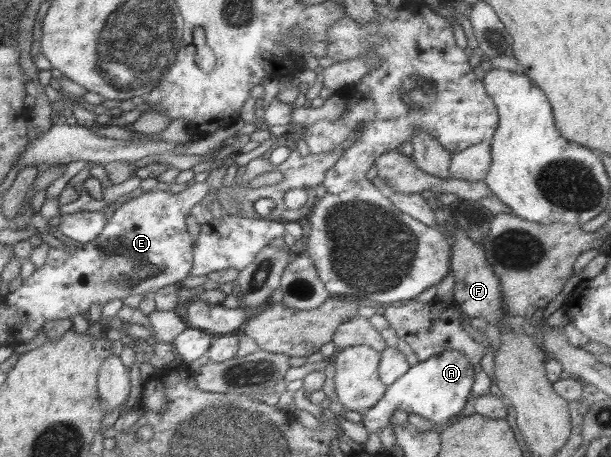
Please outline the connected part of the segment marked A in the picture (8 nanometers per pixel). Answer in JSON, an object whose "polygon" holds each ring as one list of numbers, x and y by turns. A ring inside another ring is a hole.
{"polygon":[[446,350,434,354,426,361,409,366,407,373,388,386,378,404,363,414,364,421,361,424,368,433,378,433,380,429,391,424,394,411,406,411,408,415,416,413,424,419,430,419,440,431,450,424,452,417,458,417,464,410,474,383,472,362,461,351]]}

